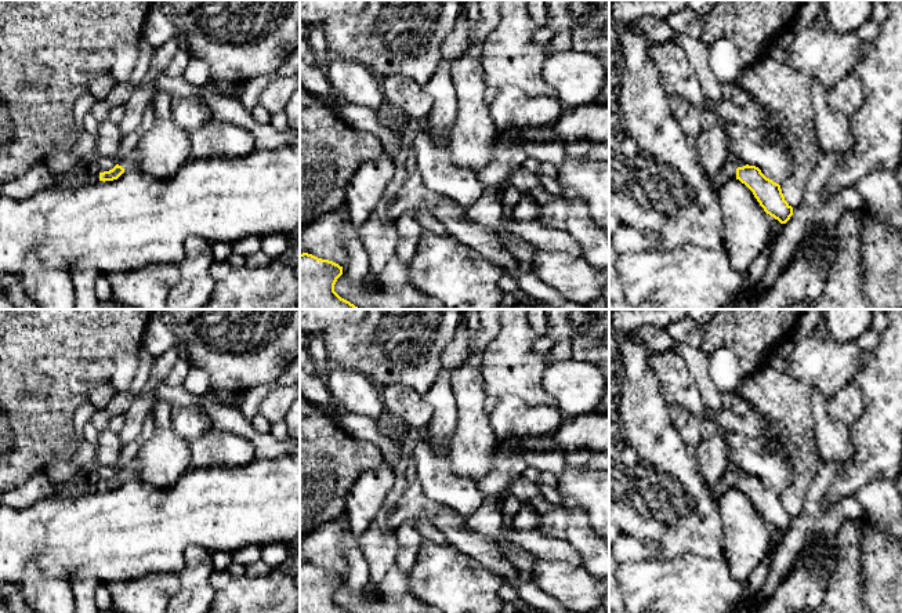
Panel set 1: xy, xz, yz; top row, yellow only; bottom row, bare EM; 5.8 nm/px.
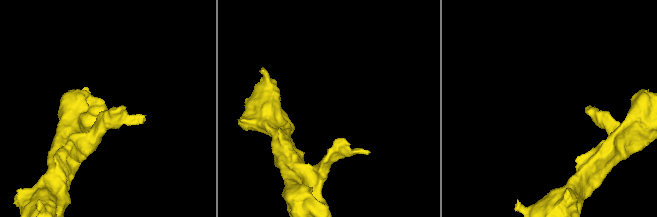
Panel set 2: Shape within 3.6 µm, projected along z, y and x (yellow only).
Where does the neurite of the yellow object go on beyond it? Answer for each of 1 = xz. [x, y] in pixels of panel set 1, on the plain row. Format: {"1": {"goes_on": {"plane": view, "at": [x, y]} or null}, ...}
{"1": {"goes_on": null}}

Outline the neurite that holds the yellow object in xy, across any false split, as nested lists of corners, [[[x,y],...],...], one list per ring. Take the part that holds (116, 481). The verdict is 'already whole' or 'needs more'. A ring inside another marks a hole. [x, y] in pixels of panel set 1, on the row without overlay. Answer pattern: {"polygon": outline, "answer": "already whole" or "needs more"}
{"polygon": [[[134,457],[112,479],[99,482],[99,490],[117,489],[127,478],[140,476],[140,474],[141,463],[138,457]]], "answer": "needs more"}

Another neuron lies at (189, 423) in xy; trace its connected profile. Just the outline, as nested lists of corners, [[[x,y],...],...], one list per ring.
[[[173,403],[171,428],[177,436],[191,443],[211,429],[211,424],[200,406]]]

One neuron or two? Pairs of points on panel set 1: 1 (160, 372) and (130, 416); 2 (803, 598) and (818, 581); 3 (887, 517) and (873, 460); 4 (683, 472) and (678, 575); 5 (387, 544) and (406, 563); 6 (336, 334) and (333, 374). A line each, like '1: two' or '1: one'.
1: one
2: one
3: two
4: two
5: two
6: two

